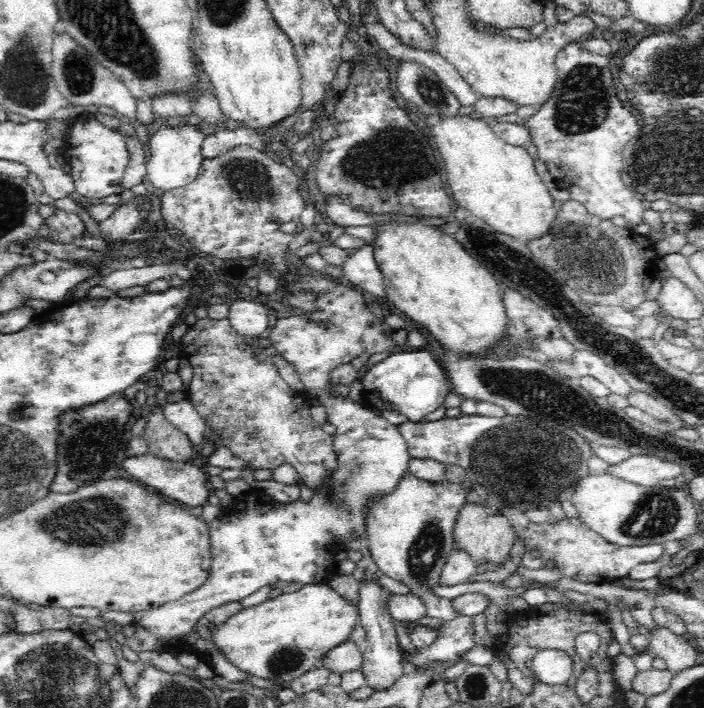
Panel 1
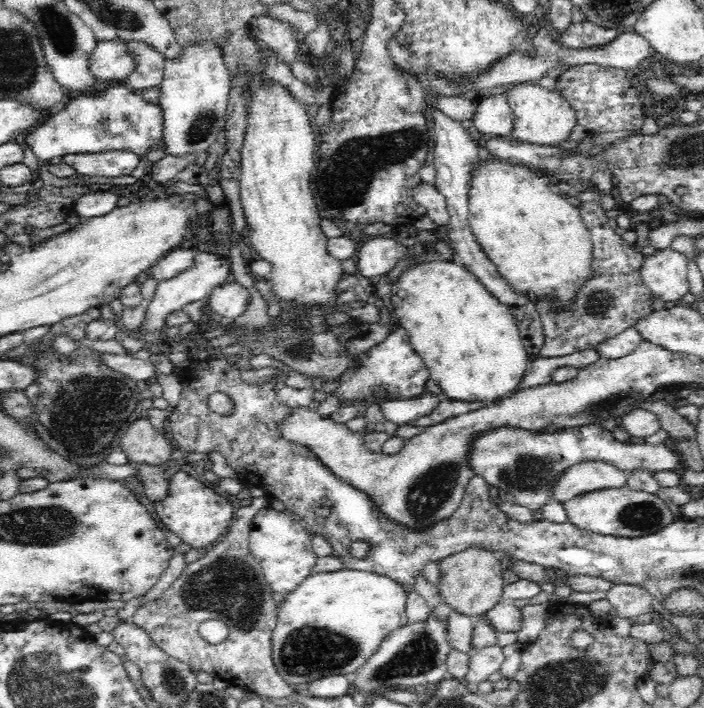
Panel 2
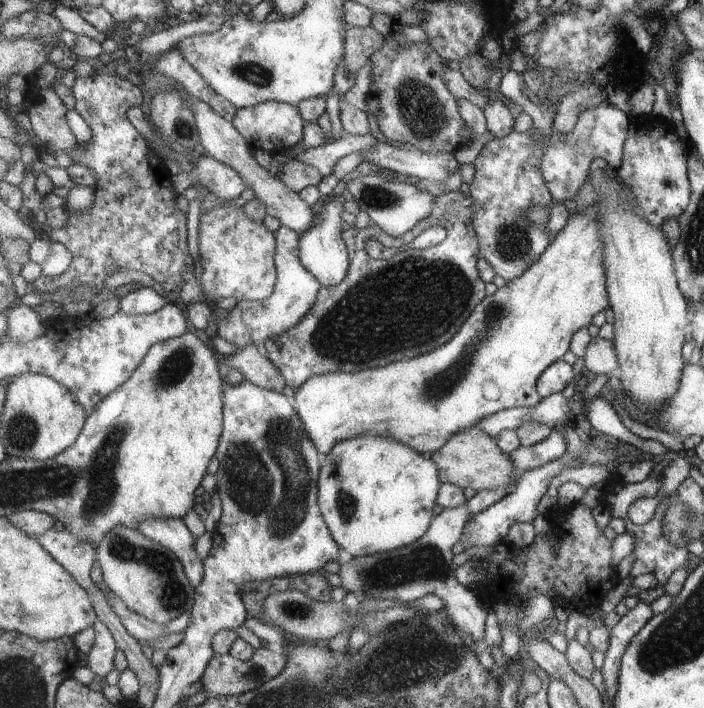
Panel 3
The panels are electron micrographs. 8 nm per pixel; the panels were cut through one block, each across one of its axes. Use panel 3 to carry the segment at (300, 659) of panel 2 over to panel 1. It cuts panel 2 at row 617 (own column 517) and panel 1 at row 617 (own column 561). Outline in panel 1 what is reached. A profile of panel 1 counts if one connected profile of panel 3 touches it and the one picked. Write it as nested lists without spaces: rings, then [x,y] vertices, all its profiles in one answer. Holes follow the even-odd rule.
[[[327,576],[322,582],[306,584],[296,592],[265,598],[260,604],[243,608],[223,625],[209,627],[216,646],[240,670],[289,684],[314,668],[329,650],[348,641],[358,618],[357,606],[340,596],[330,586]]]

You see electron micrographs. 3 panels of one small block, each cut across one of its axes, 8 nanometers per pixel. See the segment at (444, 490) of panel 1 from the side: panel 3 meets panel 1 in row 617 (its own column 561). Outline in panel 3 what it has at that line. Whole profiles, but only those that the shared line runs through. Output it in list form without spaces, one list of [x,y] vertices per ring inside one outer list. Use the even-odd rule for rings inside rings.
[[[555,430],[544,442],[538,442],[529,447],[521,446],[511,453],[509,458],[513,460],[518,472],[524,473],[539,468],[539,466],[545,466],[551,460],[561,458],[565,452],[567,452],[565,432]]]

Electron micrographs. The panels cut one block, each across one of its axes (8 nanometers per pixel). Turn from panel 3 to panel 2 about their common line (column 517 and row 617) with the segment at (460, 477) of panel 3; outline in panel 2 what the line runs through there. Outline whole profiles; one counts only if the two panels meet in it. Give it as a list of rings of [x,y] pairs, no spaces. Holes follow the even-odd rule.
[[[466,549],[439,562],[438,590],[453,611],[470,618],[483,617],[503,596],[505,585],[499,555],[486,549]]]

